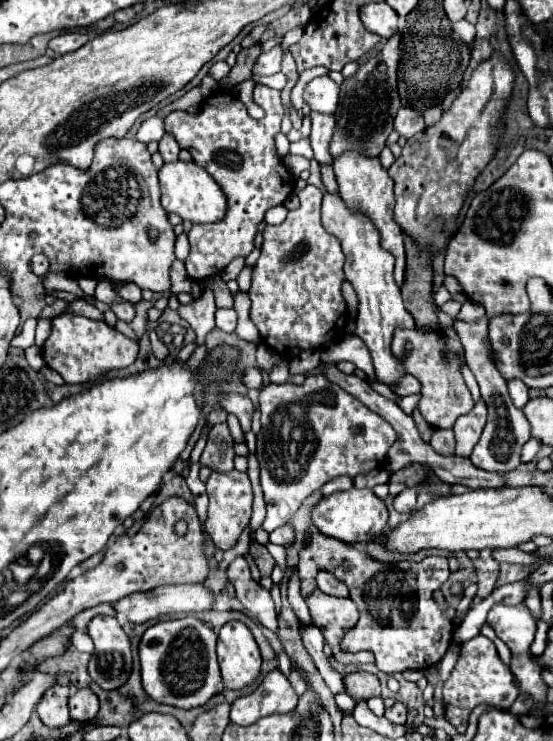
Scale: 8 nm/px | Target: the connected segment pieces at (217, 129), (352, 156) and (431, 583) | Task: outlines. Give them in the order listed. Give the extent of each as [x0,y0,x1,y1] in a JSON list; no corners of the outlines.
[[164,86,292,282],[334,152,406,286],[298,532,452,674]]

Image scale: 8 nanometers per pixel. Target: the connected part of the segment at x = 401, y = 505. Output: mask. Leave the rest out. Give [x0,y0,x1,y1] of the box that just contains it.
[394,486,416,514]

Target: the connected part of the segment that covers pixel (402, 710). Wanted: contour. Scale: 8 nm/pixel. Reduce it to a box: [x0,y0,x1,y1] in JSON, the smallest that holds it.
[386,702,408,724]

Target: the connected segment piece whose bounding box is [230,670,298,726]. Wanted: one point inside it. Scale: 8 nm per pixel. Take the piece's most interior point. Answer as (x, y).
(275, 695)

